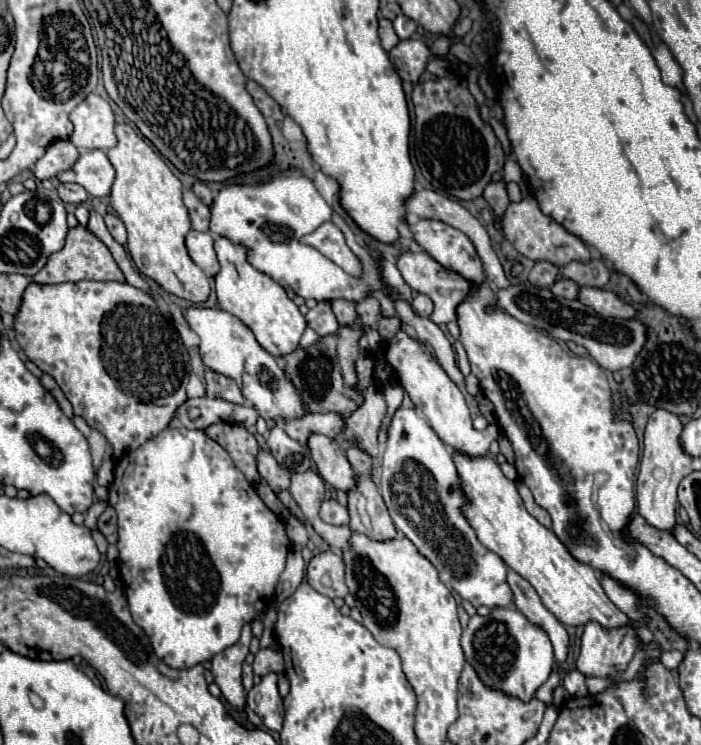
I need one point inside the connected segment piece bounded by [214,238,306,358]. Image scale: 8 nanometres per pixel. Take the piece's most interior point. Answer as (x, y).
(252, 297)

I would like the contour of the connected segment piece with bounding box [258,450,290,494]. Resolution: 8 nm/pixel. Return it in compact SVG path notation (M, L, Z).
M260 450L260 454L258 454L258 472L276 494L280 490L288 490L290 474L288 474L286 468L278 466L278 462L274 460L274 456L270 452Z

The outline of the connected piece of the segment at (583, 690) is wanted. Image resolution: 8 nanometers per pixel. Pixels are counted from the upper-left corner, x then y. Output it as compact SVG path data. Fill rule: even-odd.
M577 669L571 670L567 674L564 677L563 686L568 693L576 698L587 696L589 693L585 684L586 677Z

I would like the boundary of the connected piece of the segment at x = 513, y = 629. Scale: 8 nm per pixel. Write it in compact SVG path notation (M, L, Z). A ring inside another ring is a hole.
M494 608L488 618L470 618L460 644L466 662L474 666L478 678L482 678L486 686L502 690L522 702L528 702L534 696L534 692L548 680L554 666L552 644L546 632L530 624L516 608Z

